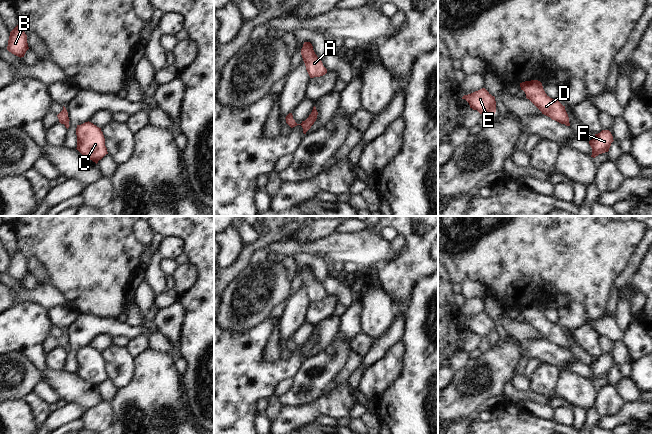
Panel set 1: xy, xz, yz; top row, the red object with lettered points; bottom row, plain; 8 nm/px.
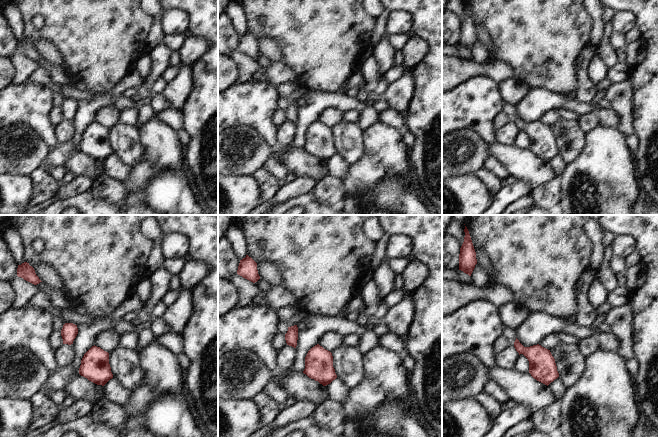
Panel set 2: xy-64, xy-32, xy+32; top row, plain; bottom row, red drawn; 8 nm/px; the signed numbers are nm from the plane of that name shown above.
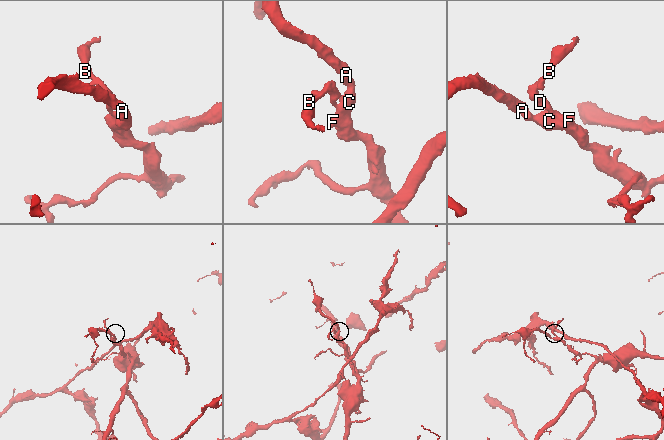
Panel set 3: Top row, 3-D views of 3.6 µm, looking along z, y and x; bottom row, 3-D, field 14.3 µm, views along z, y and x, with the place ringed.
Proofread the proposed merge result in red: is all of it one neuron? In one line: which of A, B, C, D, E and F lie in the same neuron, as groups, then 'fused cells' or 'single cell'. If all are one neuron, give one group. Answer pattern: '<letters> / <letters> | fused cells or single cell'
A B C D E F | single cell

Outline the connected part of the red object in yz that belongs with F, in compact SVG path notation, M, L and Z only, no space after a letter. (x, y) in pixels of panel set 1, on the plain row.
M602 354L600 357L595 358L594 362L589 365L592 372L591 381L595 382L599 378L608 376L613 365L613 360L609 354Z

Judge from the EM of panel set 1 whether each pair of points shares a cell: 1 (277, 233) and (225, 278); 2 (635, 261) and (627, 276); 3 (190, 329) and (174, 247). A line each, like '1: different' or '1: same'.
1: same
2: same
3: different

